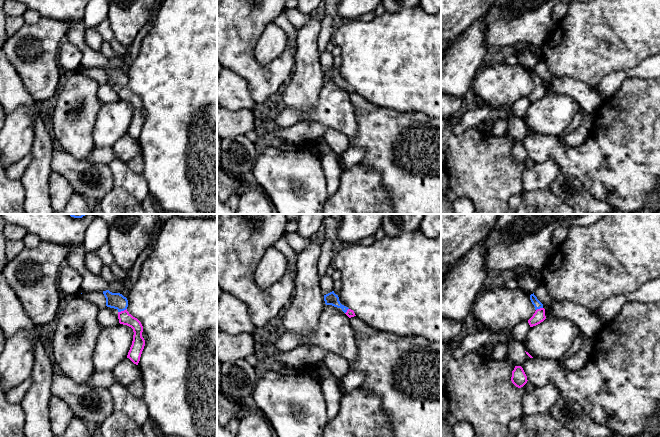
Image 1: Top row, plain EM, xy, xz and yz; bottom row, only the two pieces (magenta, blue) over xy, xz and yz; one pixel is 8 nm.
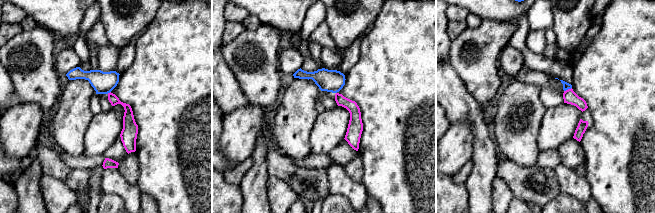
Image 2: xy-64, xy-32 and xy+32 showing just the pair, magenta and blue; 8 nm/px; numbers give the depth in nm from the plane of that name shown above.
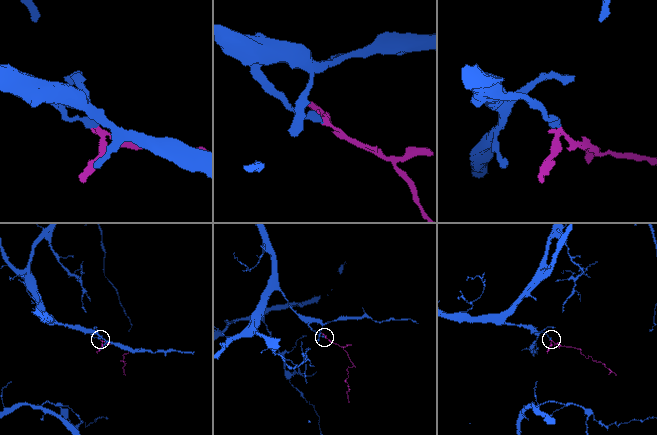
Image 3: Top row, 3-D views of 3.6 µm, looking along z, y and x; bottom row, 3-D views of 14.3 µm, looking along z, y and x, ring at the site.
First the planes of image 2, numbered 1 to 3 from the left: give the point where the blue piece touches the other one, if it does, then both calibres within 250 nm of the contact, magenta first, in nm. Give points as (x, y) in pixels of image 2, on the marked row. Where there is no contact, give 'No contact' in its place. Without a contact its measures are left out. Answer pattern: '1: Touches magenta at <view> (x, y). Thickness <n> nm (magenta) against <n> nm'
1: Touches magenta at xy-64 (108, 93). Thickness 90 nm (magenta) against 180 nm
2: No contact
3: Touches magenta at xy+32 (568, 89). Thickness 110 nm (magenta) against 60 nm

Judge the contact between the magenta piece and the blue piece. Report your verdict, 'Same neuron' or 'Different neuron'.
Same neuron

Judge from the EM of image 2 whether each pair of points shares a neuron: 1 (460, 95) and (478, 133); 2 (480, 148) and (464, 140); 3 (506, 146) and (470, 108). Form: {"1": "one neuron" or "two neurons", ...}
{"1": "one neuron", "2": "two neurons", "3": "two neurons"}

